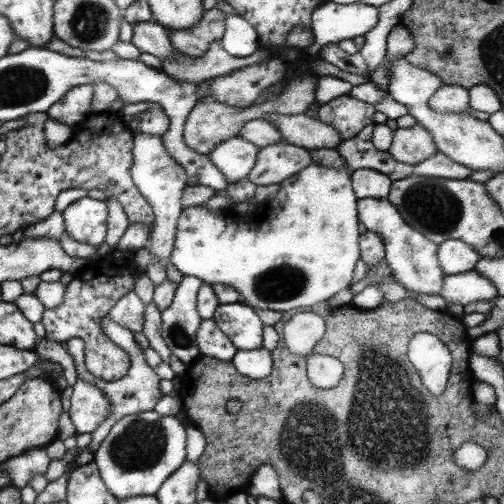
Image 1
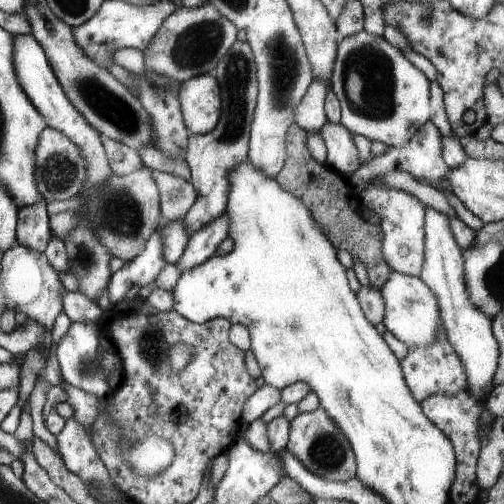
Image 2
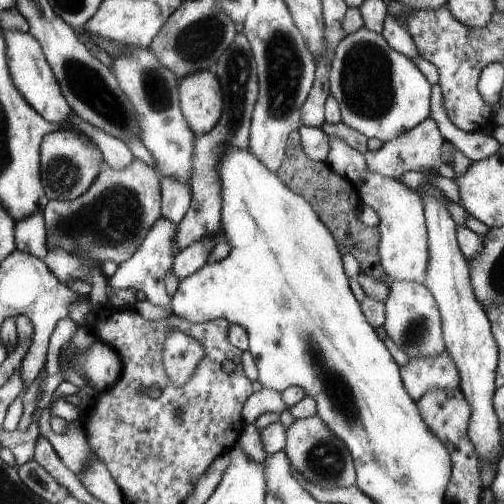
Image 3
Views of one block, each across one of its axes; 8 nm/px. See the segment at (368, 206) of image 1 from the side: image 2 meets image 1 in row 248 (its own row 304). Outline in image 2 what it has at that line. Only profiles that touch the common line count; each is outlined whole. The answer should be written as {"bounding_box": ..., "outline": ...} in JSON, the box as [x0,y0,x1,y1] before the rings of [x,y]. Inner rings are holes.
{"bounding_box":[379,270,439,346],"outline":[[[391,270],[379,292],[381,292],[383,304],[385,304],[385,314],[383,314],[385,330],[397,342],[403,342],[405,346],[429,346],[429,342],[433,342],[433,338],[437,334],[437,326],[439,326],[439,306],[437,306],[437,300],[433,298],[431,290],[419,278],[405,276],[401,272]]]}

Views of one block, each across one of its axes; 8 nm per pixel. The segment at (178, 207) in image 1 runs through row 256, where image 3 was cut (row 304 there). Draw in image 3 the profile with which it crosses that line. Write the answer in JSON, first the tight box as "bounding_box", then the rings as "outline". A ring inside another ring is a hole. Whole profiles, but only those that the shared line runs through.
{"bounding_box":[107,218,177,310],"outline":[[[159,218],[157,224],[149,230],[145,242],[141,244],[141,248],[137,250],[137,254],[133,254],[133,258],[129,258],[127,262],[121,262],[119,268],[115,270],[115,274],[111,278],[107,278],[107,290],[125,290],[125,288],[133,288],[139,292],[139,296],[143,300],[149,300],[153,306],[161,306],[165,310],[171,310],[169,302],[171,296],[165,292],[163,288],[163,280],[165,280],[165,272],[171,268],[171,238],[177,234],[177,224],[169,222],[169,218]]]}

